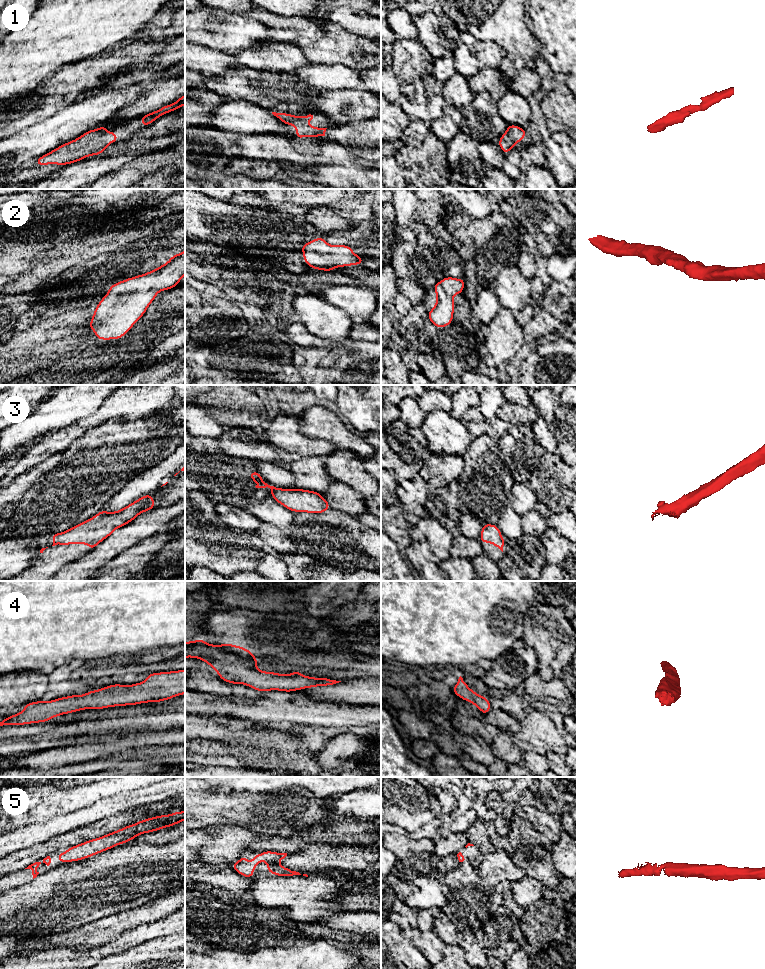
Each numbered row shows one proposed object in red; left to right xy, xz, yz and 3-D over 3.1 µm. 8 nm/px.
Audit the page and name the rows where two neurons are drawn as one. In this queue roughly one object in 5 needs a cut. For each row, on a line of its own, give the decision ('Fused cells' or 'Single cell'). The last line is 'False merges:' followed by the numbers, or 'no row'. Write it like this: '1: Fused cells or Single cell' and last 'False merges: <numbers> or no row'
1: Single cell
2: Single cell
3: Single cell
4: Single cell
5: Single cell
False merges: no row

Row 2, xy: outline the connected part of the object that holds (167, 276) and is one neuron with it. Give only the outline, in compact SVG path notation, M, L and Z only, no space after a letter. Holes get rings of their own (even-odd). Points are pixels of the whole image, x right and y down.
M185 249L150 272L113 284L89 323L100 340L122 338L145 314L157 293L177 286L185 275Z

